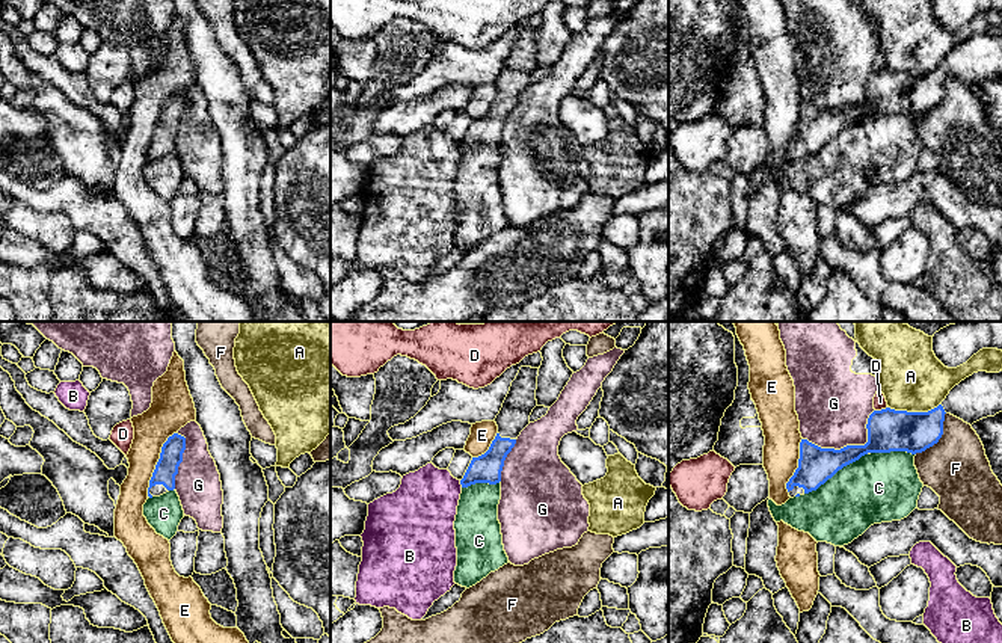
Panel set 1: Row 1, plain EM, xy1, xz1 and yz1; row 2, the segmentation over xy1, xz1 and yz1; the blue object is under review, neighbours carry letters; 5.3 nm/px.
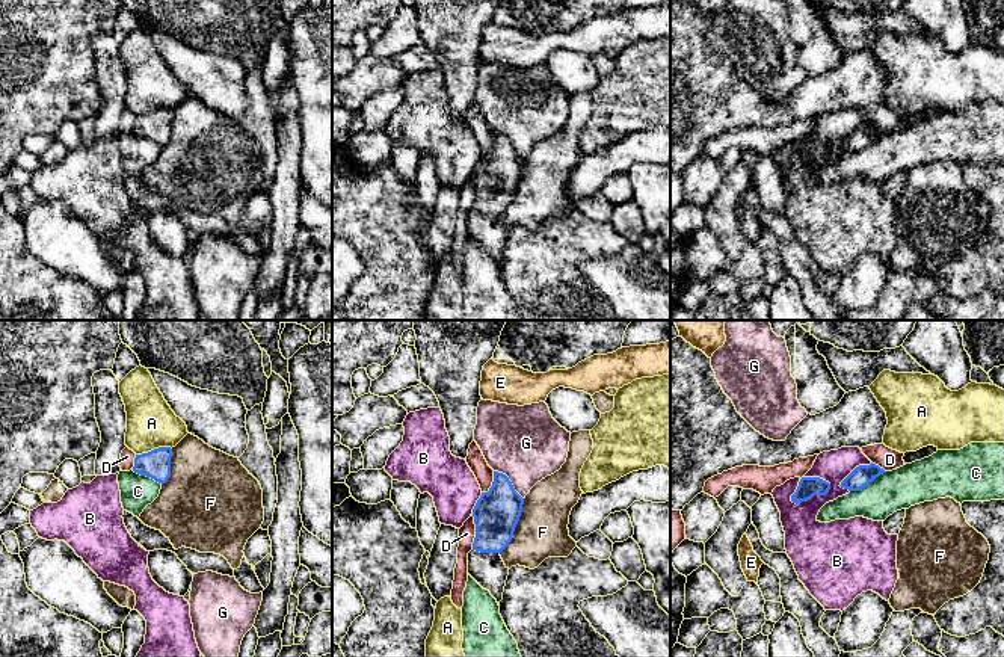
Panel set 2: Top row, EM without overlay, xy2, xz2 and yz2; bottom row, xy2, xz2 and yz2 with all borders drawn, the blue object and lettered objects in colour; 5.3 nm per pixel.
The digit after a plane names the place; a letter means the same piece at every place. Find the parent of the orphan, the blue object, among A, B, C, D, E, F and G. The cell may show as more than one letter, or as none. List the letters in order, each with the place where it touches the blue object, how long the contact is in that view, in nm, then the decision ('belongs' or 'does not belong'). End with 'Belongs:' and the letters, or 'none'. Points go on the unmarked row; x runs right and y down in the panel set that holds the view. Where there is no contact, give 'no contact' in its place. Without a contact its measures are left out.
A: meets blue in yz1 at (915, 74); contact 280 nm long; does not belong
B: meets blue in yz2 at (813, 157); contact 240 nm long; does not belong
C: meets blue in yz1 at (835, 135); contact 400 nm long; does not belong
D: meets blue in xz2 at (476, 194); contact 190 nm long; does not belong
E: meets blue in xy1 at (157, 126); contact 380 nm long; does not belong
F: meets blue in xz2 at (515, 188); contact 320 nm long; does not belong
G: meets blue in yz1 at (850, 107); contact 420 nm long; does not belong
Belongs: none

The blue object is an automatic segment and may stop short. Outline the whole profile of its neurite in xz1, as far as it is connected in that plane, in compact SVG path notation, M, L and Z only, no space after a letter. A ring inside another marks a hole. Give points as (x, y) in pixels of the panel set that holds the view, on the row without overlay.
M521 29L495 80L498 95L484 116L472 119L460 142L462 149L475 145L496 146L501 143L504 122L515 109L521 94L530 86L530 77L537 68L537 38L539 30Z

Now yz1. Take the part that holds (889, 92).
M978 33L955 47L946 60L928 74L907 74L890 69L874 72L868 80L868 104L841 112L821 110L807 101L800 104L798 130L786 145L789 158L816 152L844 128L868 115L922 115L943 97L945 77L967 86L1002 74L1002 33Z

